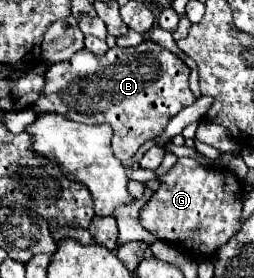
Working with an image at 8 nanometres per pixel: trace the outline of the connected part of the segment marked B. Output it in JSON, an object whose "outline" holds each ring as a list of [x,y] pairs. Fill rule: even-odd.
{"outline":[[[147,40],[135,48],[109,48],[103,56],[89,52],[87,48],[73,54],[73,58],[53,64],[45,72],[45,86],[33,104],[35,112],[55,112],[81,124],[111,124],[113,126],[113,154],[119,160],[129,160],[149,140],[155,140],[165,130],[167,122],[185,106],[191,106],[197,98],[189,90],[191,70],[179,56],[165,50],[163,46]]]}

